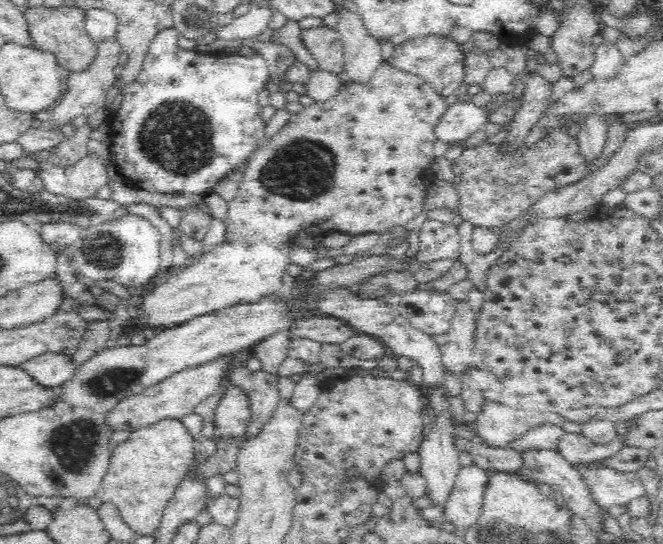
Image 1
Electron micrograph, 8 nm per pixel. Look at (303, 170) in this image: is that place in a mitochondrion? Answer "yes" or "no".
yes

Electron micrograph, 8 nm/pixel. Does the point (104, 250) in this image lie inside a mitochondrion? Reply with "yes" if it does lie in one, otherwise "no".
yes

